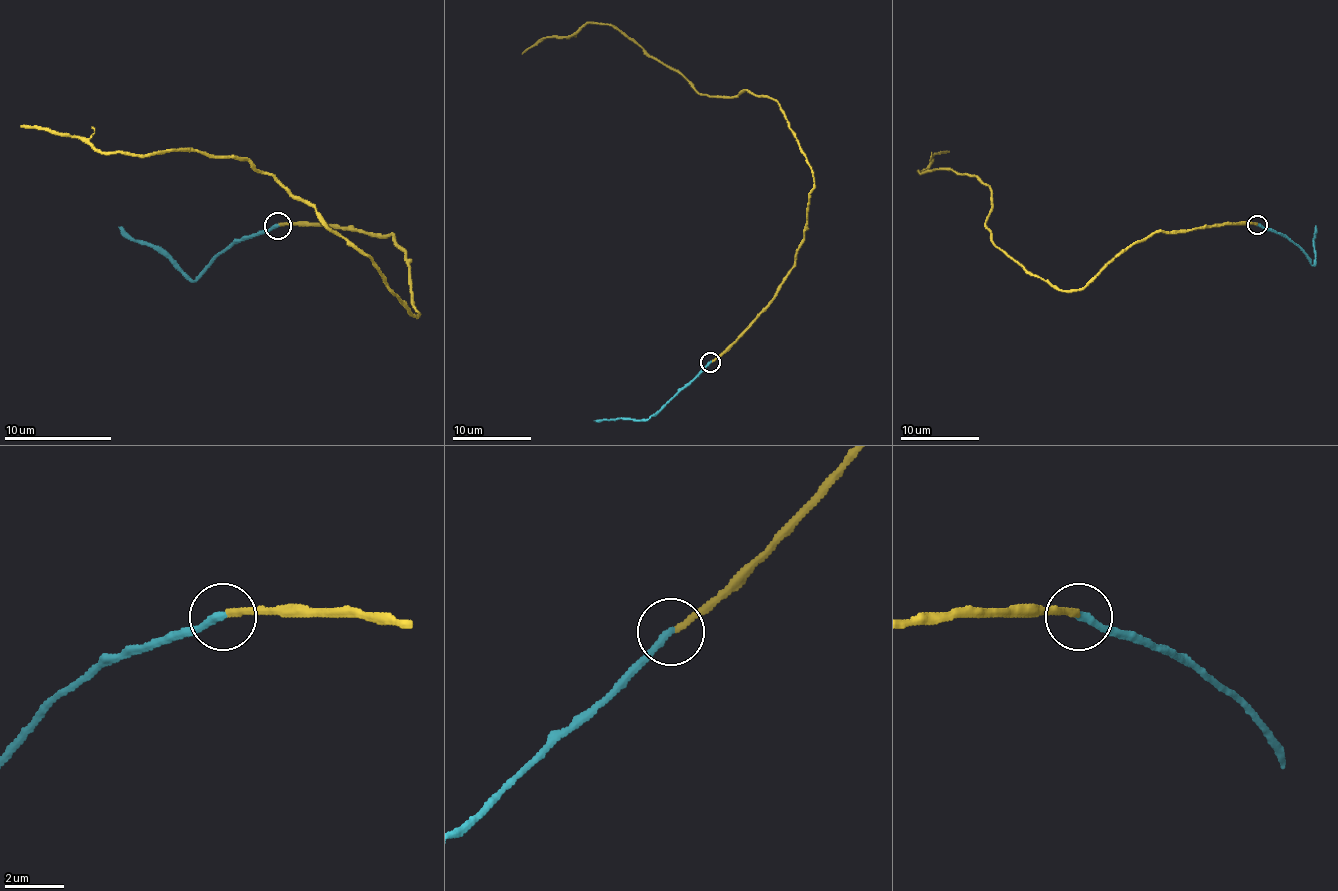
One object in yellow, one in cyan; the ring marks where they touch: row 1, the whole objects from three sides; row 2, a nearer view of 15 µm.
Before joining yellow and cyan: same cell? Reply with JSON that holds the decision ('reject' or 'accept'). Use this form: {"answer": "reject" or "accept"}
{"answer": "accept"}

